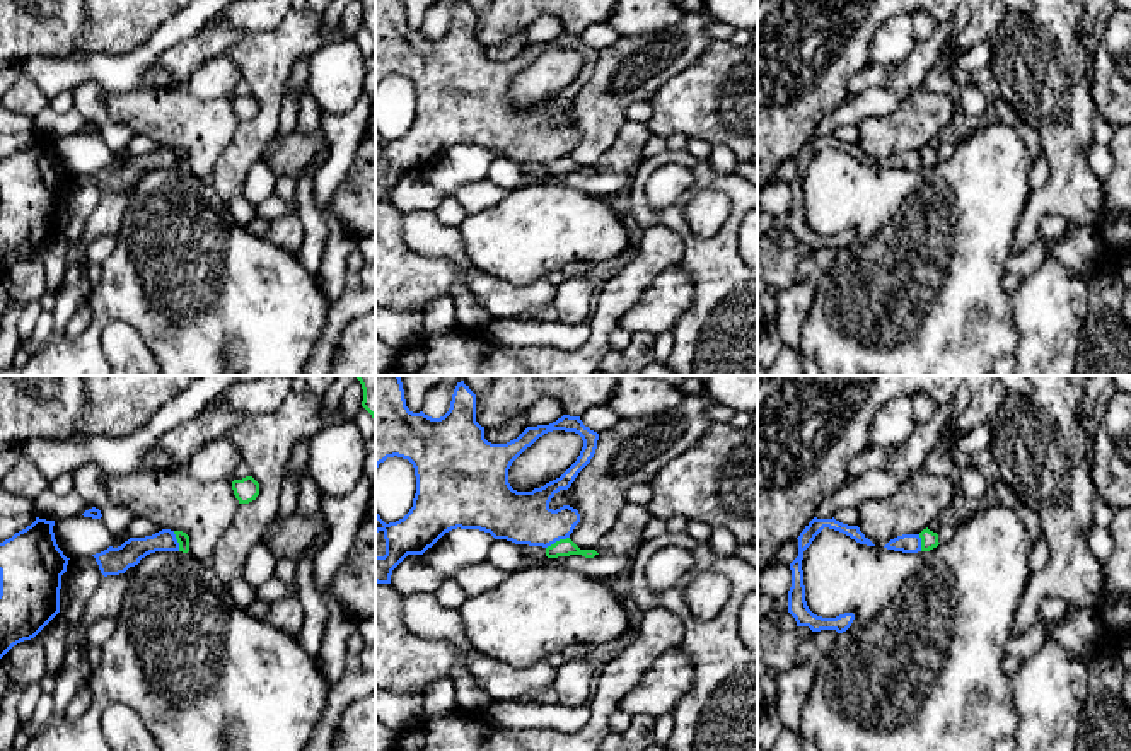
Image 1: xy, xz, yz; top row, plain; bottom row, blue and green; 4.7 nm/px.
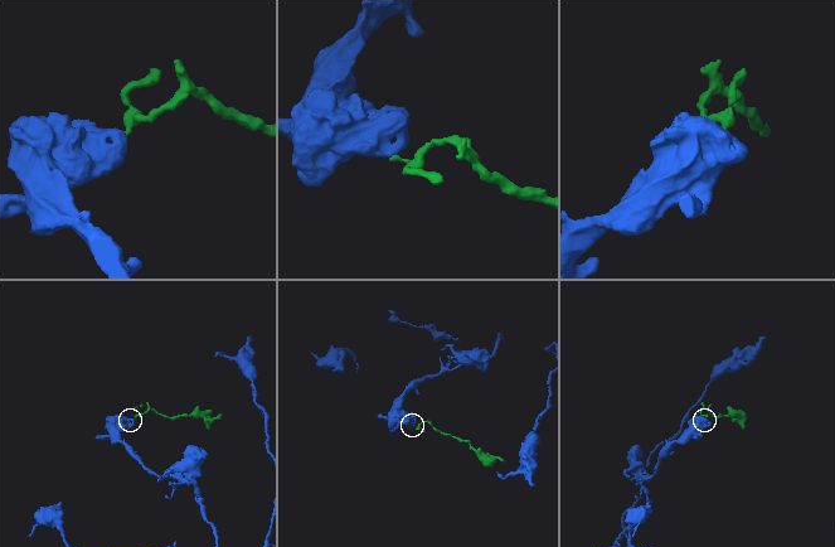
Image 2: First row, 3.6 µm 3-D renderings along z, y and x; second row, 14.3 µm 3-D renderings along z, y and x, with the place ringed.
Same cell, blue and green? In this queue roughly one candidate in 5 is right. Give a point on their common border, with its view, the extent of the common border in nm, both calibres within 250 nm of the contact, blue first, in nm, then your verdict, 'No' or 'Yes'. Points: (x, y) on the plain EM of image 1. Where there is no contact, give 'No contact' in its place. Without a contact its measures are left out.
Touches blue at xz (556, 157). Shared border 130 nm. Thickness 260 nm (blue) against 80 nm. No

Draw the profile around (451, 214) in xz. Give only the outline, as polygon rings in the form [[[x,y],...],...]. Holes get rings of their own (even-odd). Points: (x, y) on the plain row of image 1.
[[[452,196],[442,198],[442,201],[435,208],[435,213],[445,227],[454,229],[459,229],[467,217],[464,208]]]

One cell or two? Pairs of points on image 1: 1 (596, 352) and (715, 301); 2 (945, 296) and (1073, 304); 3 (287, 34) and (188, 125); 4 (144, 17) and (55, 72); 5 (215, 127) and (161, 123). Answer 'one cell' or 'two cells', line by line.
1: two cells
2: two cells
3: two cells
4: two cells
5: one cell

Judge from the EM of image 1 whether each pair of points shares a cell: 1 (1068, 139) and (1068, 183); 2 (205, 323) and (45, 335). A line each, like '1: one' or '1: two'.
1: one
2: two

